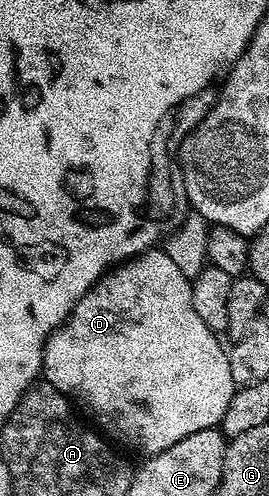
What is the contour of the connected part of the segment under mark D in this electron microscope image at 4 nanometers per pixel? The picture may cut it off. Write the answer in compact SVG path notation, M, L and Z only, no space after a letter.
M151 247L145 253L139 253L137 257L132 257L129 261L113 266L79 299L62 326L54 330L50 334L50 338L46 340L41 371L45 384L56 387L75 402L83 401L98 416L97 428L107 438L113 439L115 442L123 441L124 444L139 449L142 455L159 453L172 447L172 443L180 443L180 439L184 439L188 435L196 435L196 431L221 426L224 411L228 411L228 403L232 403L232 395L236 386L232 379L230 354L224 345L222 349L221 343L218 342L221 341L219 334L204 327L204 319L200 319L200 315L196 315L196 307L192 307L191 284L191 278L186 277L184 271L180 271L180 267L176 267L176 263L172 263L172 259L168 259L165 248Z

